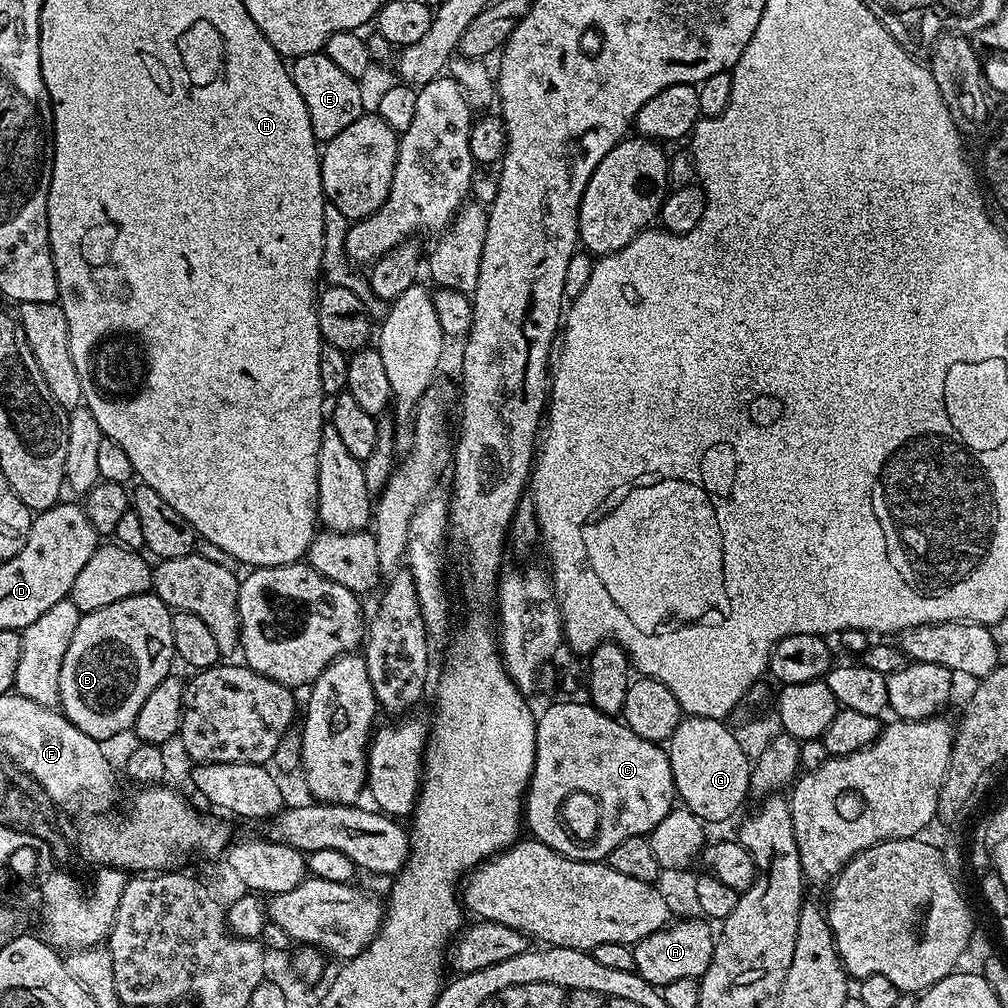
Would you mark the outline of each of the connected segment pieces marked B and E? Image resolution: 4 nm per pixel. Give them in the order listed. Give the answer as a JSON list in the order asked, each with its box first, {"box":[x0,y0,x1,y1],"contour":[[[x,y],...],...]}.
[{"box":[59,591,176,742],"contour":[[[147,591],[110,606],[102,606],[102,610],[81,615],[78,630],[74,630],[74,638],[70,638],[70,647],[66,649],[66,658],[62,658],[59,707],[64,717],[78,726],[82,734],[90,734],[90,738],[107,742],[111,736],[120,736],[127,728],[129,731],[135,725],[138,710],[142,710],[142,702],[146,702],[154,686],[158,686],[158,682],[165,680],[173,671],[172,660],[174,664],[176,647],[172,614],[173,609]]]},{"box":[290,51,365,142],"contour":[[[324,51],[315,52],[314,54],[302,54],[291,61],[290,71],[294,86],[298,86],[298,94],[302,94],[302,102],[306,102],[306,114],[310,114],[310,126],[314,130],[317,141],[327,142],[338,138],[350,122],[358,122],[358,118],[365,115],[364,96],[360,93],[361,81],[357,77],[345,74]]]}]

